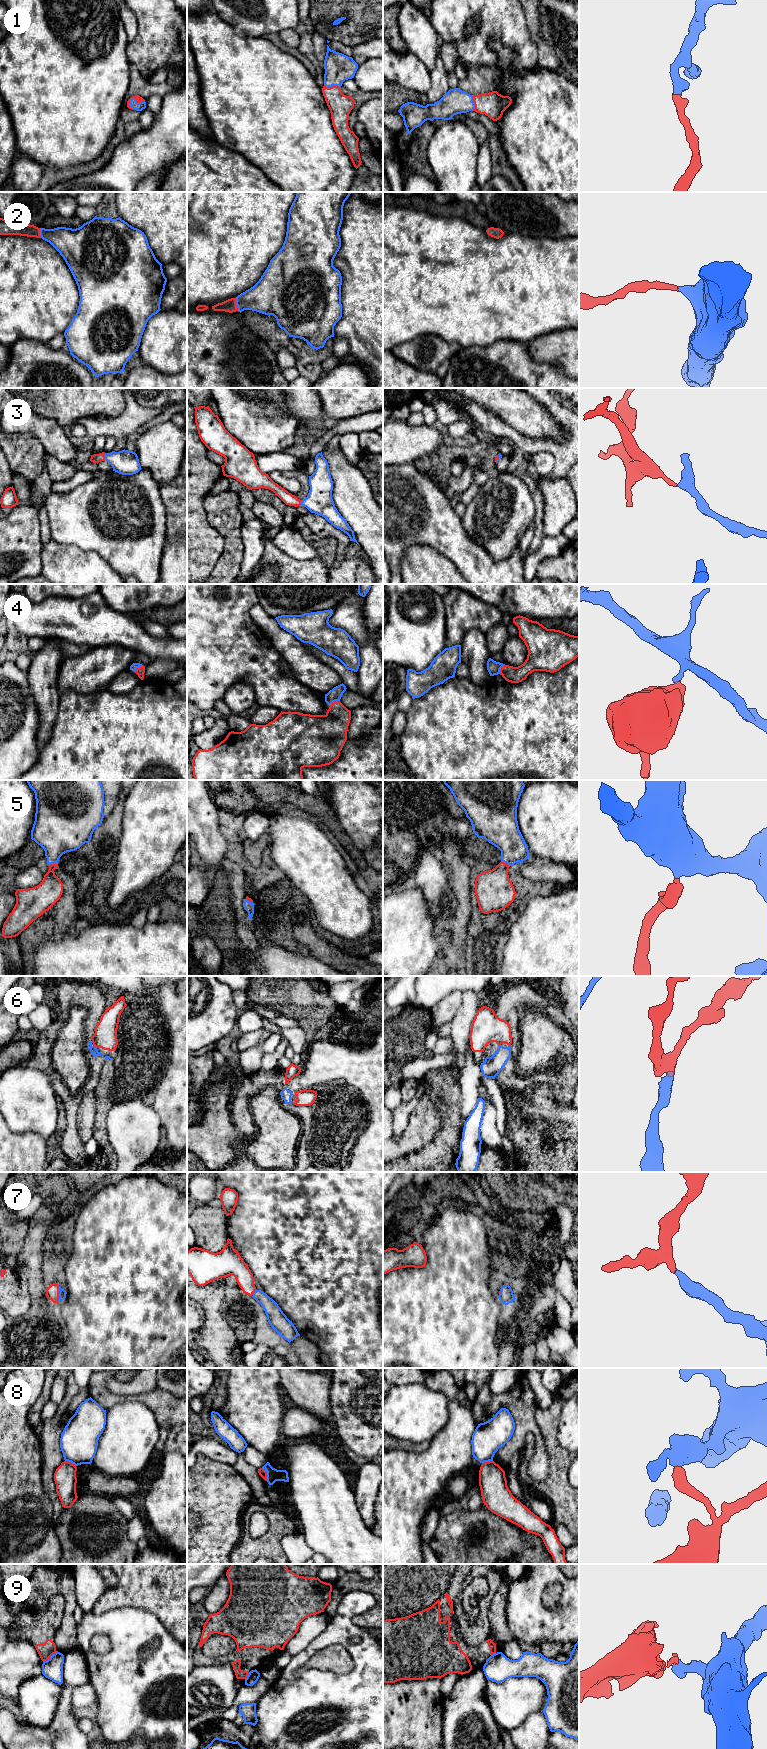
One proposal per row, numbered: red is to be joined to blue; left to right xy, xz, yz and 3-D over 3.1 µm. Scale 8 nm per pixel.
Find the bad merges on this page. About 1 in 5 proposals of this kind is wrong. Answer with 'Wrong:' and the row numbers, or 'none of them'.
Wrong: 8, 9

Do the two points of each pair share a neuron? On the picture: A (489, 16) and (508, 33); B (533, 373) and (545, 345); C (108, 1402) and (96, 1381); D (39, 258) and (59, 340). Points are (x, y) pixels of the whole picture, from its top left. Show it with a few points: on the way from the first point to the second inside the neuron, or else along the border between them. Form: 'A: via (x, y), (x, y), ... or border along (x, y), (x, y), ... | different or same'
A: via (494, 19), (503, 28) | same
B: border along (527, 343), (527, 351), (535, 361), (561, 367) | different
C: via (104, 1397), (97, 1386) | same
D: border along (63, 333), (55, 335), (47, 343) | different

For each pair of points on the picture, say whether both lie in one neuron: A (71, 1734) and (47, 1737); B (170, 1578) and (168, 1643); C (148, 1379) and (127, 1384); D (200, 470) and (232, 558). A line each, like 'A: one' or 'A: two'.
A: one
B: two
C: one
D: two

